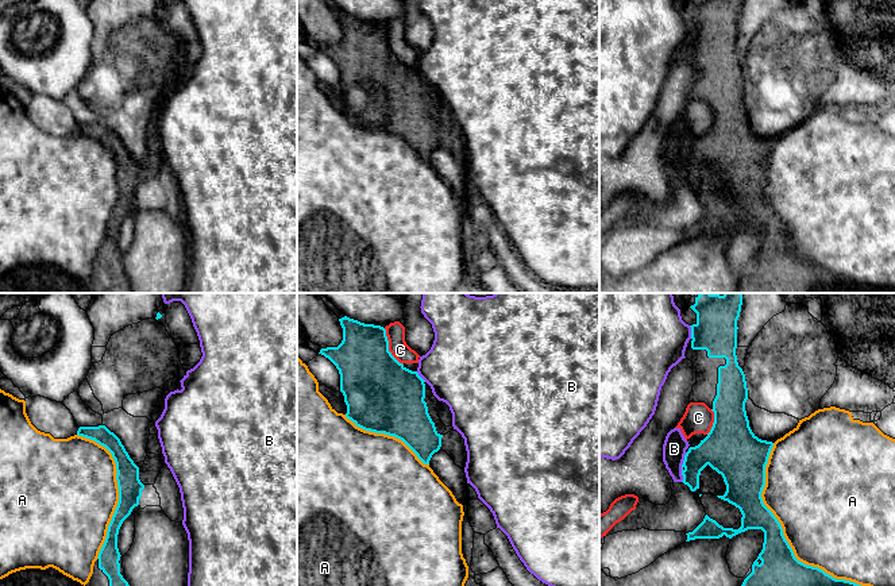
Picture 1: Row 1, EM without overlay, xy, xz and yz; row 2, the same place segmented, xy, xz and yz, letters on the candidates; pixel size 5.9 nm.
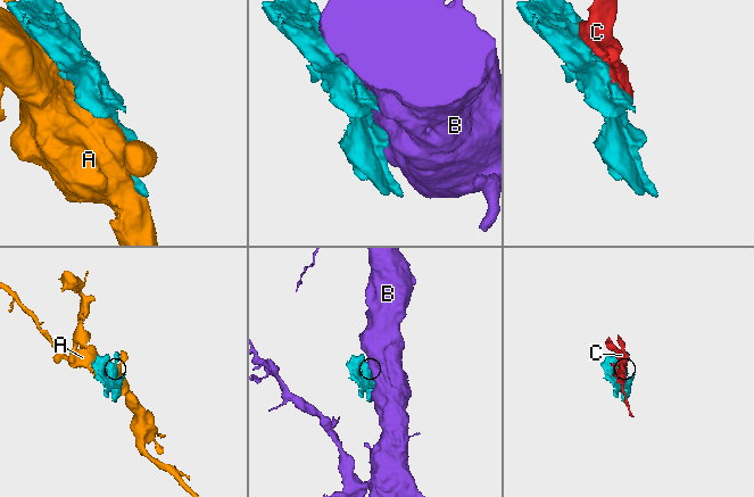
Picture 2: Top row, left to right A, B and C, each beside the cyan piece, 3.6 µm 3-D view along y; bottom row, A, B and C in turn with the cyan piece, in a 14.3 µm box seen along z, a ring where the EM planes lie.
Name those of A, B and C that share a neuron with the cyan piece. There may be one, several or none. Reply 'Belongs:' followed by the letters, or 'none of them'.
Belongs: none of them

